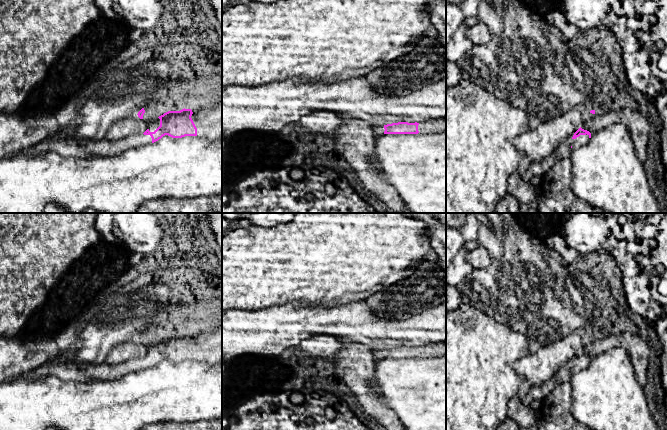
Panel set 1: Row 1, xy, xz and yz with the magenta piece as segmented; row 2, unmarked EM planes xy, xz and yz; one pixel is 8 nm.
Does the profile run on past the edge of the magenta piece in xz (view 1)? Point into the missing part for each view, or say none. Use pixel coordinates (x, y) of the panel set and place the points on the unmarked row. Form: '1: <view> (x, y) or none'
1: xz (436, 349)

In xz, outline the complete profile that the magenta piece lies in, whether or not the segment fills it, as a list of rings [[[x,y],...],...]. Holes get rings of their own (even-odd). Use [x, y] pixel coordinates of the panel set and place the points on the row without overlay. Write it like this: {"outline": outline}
{"outline": [[[433,343],[420,347],[398,346],[384,350],[372,350],[375,361],[384,358],[425,358],[446,356],[446,343]]]}

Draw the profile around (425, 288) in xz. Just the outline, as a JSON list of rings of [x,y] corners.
[[[428,261],[417,265],[406,279],[366,299],[379,317],[391,320],[405,320],[444,301],[446,275]]]

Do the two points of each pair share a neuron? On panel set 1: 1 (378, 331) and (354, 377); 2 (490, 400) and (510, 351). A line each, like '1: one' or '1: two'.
1: two
2: one

